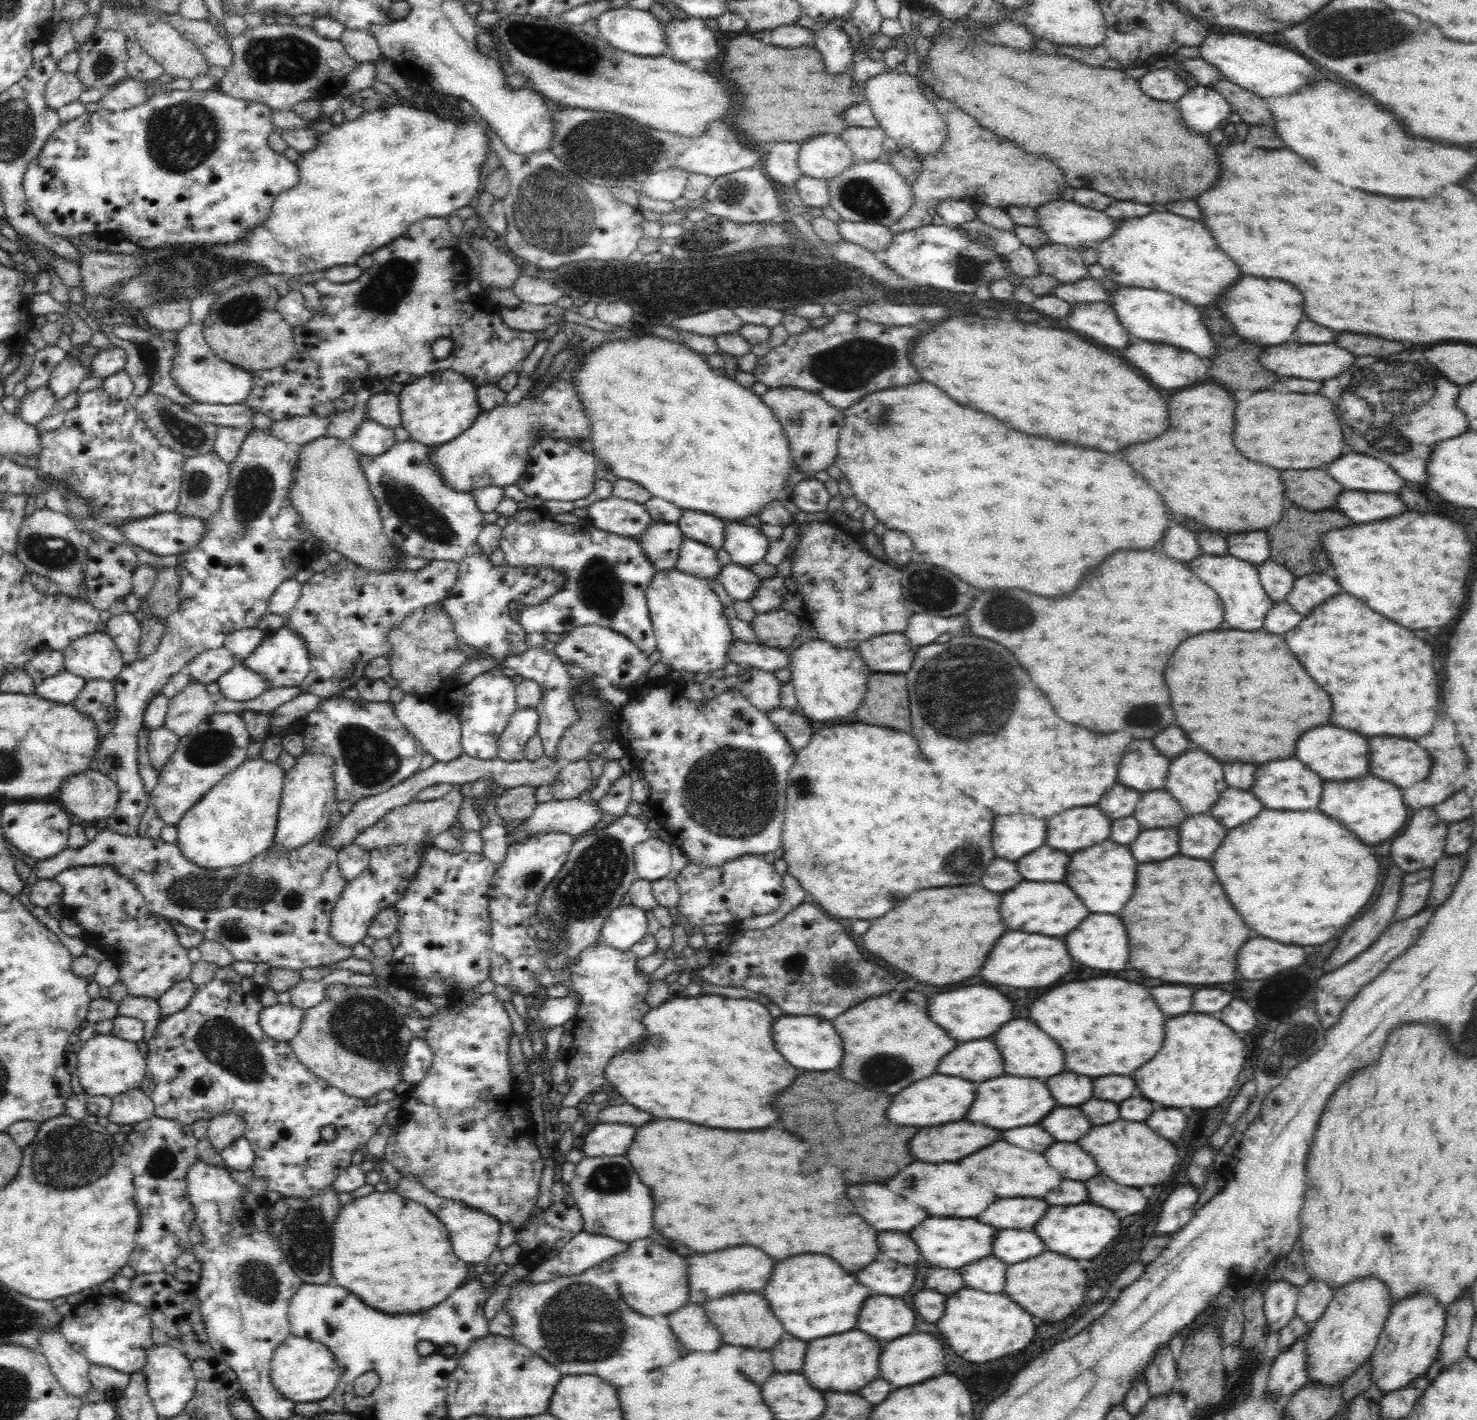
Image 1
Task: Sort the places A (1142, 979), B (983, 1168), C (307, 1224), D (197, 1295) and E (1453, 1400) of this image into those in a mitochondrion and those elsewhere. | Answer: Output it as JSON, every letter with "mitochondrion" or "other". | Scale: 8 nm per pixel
{"A":"other","B":"other","C":"mitochondrion","D":"other","E":"other"}

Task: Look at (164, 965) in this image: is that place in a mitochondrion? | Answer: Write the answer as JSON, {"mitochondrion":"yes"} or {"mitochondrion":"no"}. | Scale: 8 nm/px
{"mitochondrion":"no"}

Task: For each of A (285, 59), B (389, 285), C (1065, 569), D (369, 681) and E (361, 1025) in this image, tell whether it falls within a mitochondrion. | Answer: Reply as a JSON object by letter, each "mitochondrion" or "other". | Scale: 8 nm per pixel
{"A":"mitochondrion","B":"mitochondrion","C":"other","D":"other","E":"mitochondrion"}

